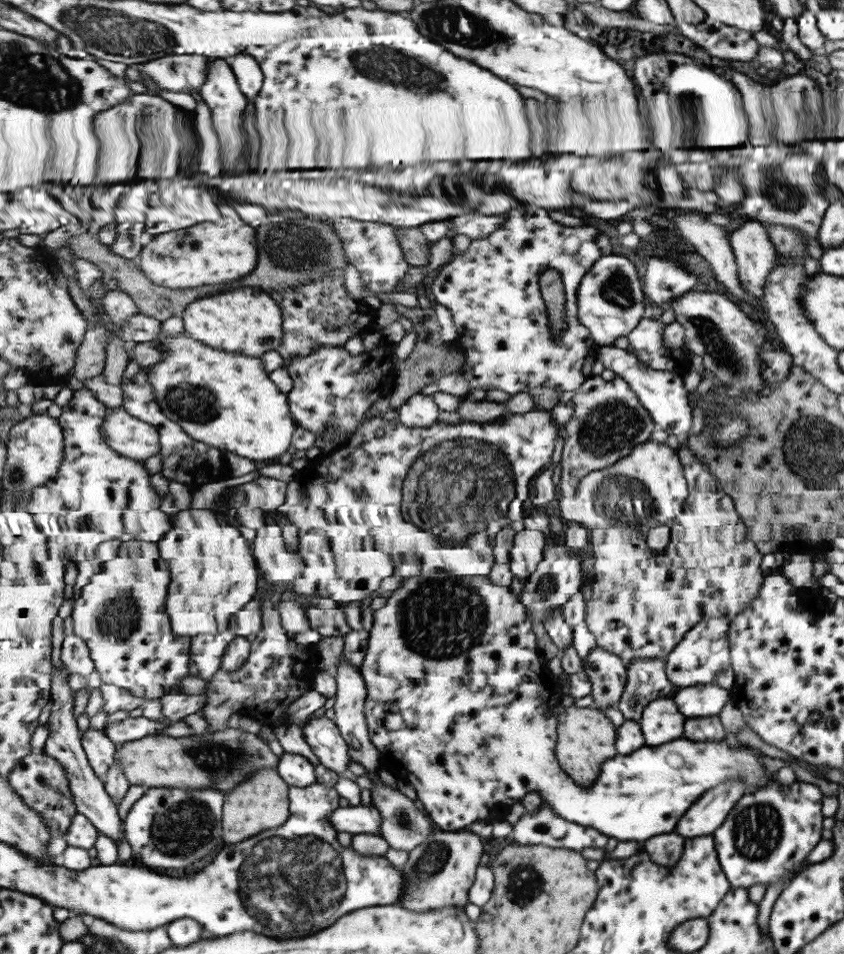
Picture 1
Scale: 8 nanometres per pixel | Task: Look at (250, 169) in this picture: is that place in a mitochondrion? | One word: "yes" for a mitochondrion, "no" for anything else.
no

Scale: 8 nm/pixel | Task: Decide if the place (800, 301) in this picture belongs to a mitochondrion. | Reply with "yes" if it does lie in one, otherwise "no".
no

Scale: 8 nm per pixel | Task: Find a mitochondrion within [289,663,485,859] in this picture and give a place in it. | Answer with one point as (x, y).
(402, 819)

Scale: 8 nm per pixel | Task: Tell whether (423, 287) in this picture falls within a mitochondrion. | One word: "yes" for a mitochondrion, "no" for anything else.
no

